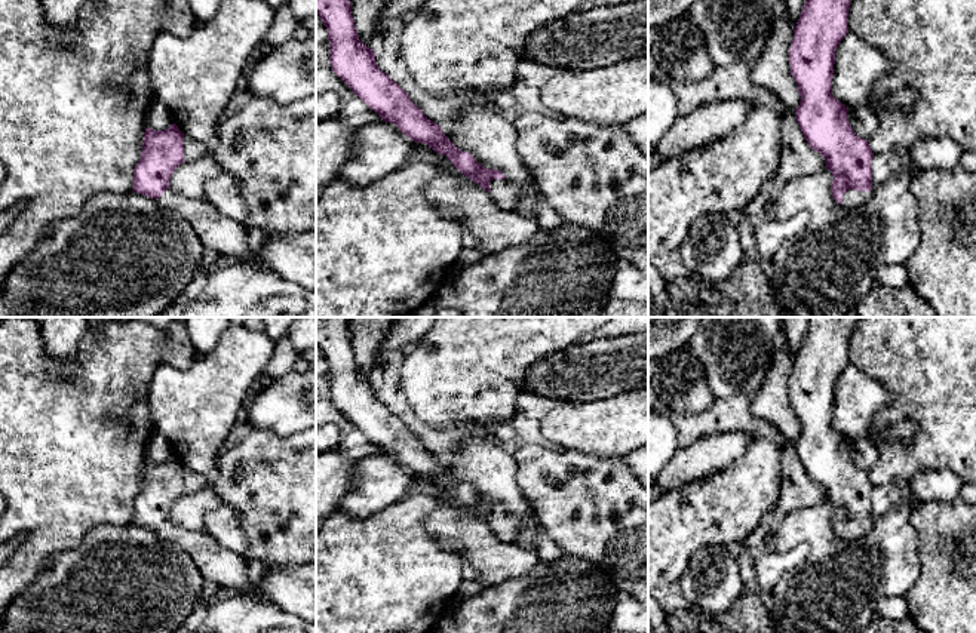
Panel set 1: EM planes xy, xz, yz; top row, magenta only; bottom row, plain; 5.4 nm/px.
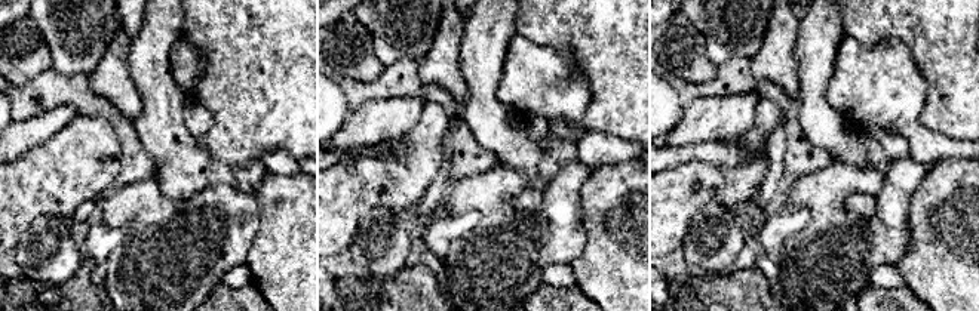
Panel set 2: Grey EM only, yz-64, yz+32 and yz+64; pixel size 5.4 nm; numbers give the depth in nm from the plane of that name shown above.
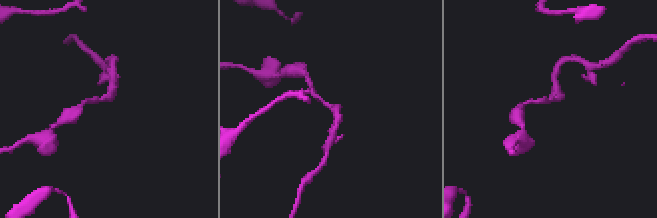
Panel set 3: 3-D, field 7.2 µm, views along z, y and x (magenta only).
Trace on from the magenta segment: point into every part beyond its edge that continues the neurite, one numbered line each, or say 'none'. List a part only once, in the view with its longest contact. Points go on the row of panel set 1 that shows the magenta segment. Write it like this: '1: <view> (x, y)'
1: yz (852, 199)

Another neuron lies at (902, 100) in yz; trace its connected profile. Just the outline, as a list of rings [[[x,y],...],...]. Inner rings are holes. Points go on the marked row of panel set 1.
[[[900,89],[883,101],[886,110],[909,110],[917,98],[914,89]]]

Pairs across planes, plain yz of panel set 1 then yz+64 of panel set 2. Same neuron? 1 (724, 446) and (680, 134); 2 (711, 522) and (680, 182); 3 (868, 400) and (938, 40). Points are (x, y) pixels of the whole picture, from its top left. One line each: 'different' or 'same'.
1: same
2: same
3: different

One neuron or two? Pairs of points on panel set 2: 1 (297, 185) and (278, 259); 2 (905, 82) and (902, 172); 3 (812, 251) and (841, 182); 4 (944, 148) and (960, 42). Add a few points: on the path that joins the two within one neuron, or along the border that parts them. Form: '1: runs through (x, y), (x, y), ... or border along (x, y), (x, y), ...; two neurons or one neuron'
1: runs through (297, 203), (295, 242); one neuron
2: border along (908, 154), (918, 162), (933, 165); two neurons
3: runs through (828, 234), (828, 199); one neuron
4: border along (920, 111), (920, 122), (923, 125), (963, 141); two neurons

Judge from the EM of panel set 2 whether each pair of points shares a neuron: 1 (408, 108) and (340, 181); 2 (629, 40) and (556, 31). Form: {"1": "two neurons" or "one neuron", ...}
{"1": "two neurons", "2": "one neuron"}

